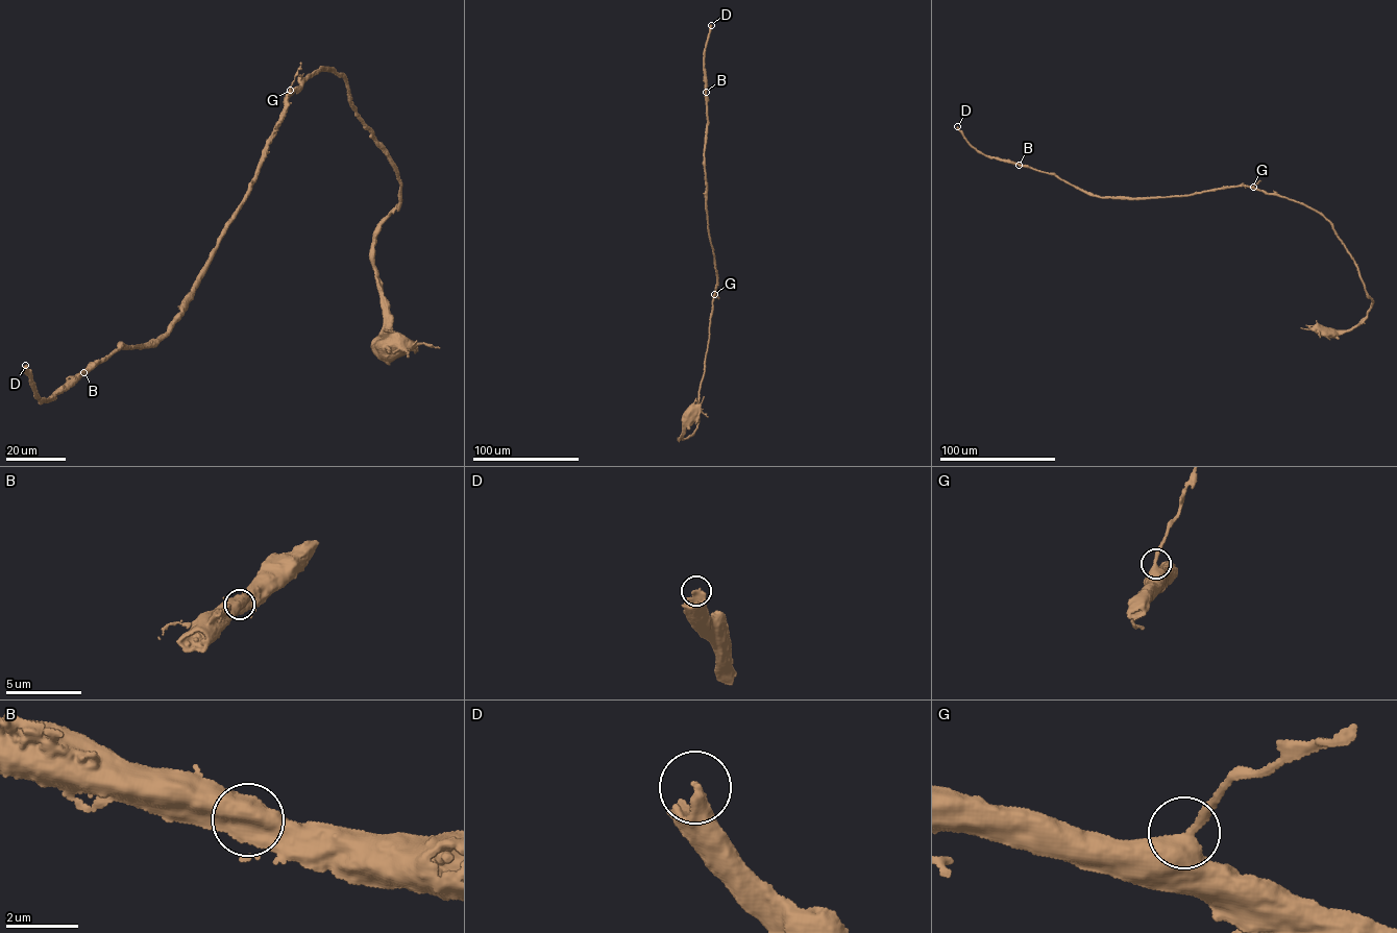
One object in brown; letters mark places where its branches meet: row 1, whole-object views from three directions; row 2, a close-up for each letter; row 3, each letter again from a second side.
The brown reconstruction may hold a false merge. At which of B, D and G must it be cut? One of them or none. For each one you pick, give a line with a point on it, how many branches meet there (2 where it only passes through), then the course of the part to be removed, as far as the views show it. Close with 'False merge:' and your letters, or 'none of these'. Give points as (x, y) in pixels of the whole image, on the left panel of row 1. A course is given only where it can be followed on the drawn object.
False merge: none of these

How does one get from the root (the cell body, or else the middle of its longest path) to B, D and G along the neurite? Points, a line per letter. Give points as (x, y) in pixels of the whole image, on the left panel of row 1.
B: (393, 342), (373, 260), (397, 168), (345, 78), (320, 70), (288, 96), (168, 330), (83, 372)
D: (393, 342), (373, 260), (397, 168), (332, 69), (288, 96), (153, 346), (120, 346), (42, 402), (25, 365)
G: (393, 342), (381, 335), (389, 320), (373, 260), (376, 232), (398, 206), (397, 168), (334, 70), (290, 90)

